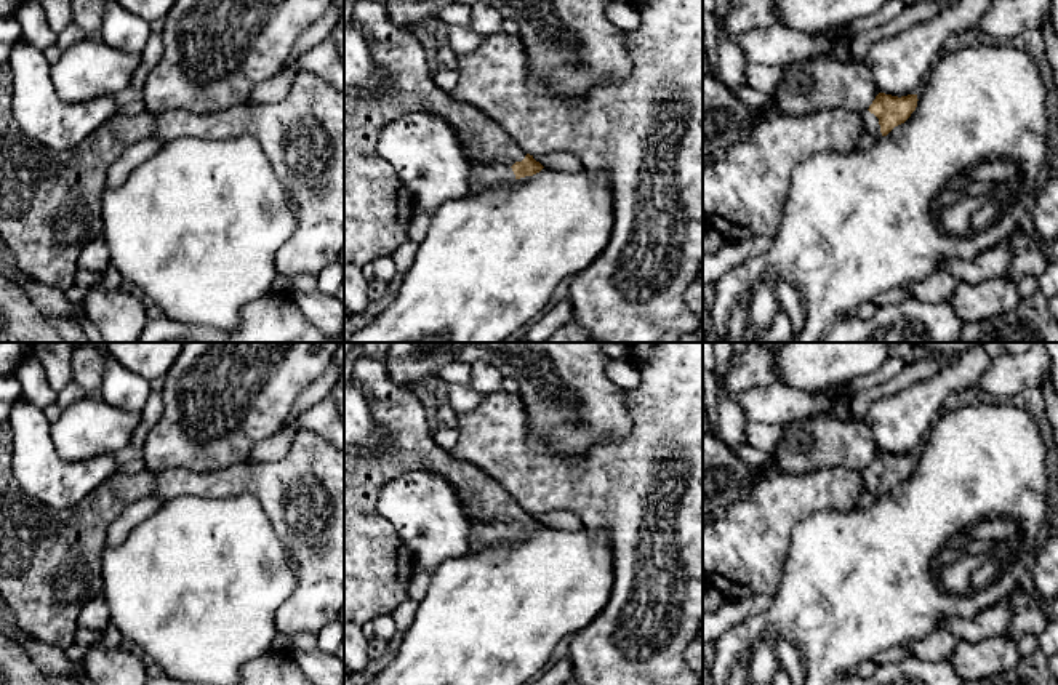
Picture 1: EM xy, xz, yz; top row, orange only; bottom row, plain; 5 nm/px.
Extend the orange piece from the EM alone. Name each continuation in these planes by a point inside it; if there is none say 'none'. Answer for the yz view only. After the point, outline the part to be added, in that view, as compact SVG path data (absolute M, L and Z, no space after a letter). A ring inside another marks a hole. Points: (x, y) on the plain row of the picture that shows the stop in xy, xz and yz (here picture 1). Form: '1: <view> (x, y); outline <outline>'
1: yz (871, 484); outline M864 469L861 472L861 479L863 479L864 491L869 491L874 498L882 496L879 477L874 472Z

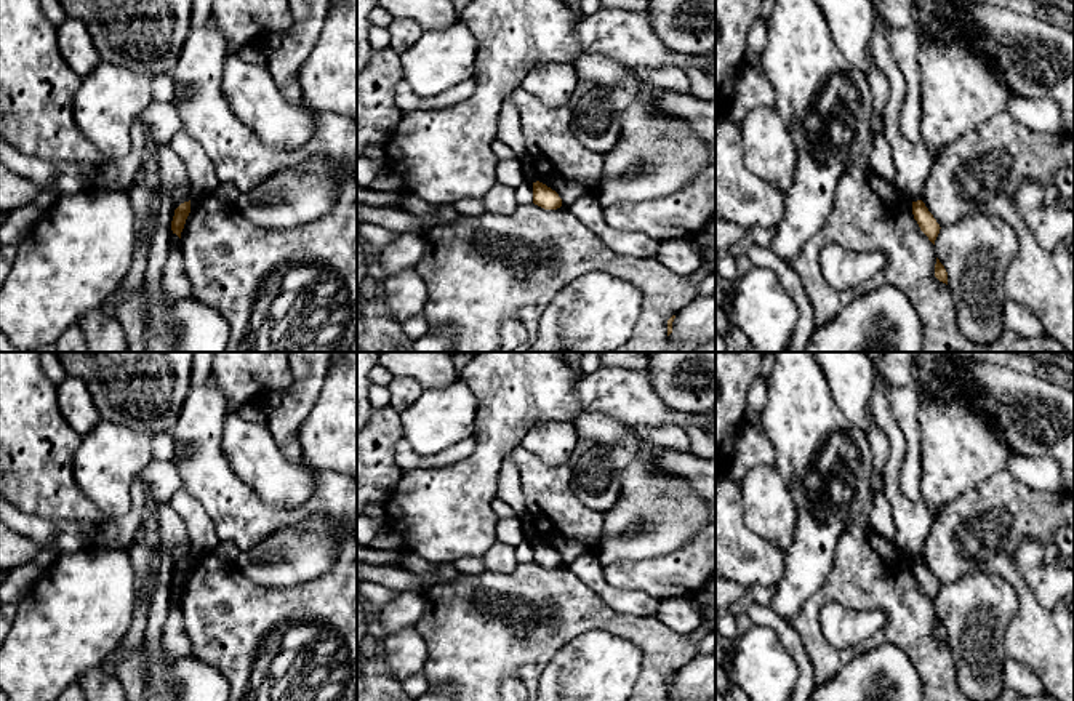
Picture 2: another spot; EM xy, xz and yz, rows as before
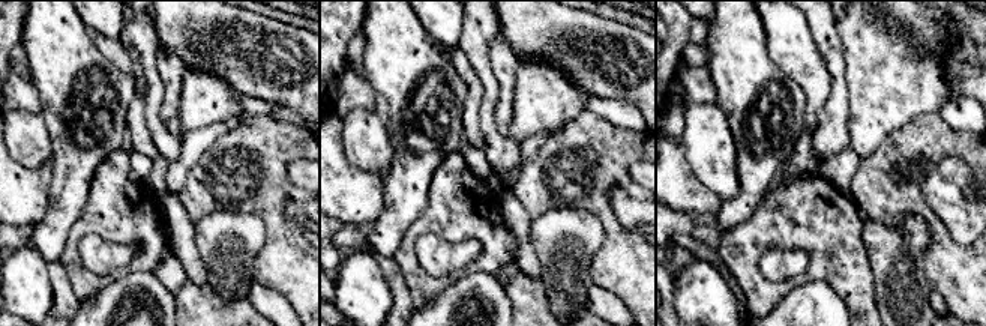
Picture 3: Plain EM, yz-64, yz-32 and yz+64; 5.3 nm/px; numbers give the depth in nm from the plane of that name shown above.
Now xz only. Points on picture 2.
none

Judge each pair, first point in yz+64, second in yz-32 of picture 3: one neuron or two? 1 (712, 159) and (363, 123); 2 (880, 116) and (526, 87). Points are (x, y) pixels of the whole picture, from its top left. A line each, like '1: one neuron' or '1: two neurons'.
1: one neuron
2: one neuron

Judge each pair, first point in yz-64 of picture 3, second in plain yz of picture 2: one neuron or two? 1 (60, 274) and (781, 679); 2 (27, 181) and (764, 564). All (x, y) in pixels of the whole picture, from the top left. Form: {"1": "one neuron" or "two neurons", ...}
{"1": "two neurons", "2": "one neuron"}

